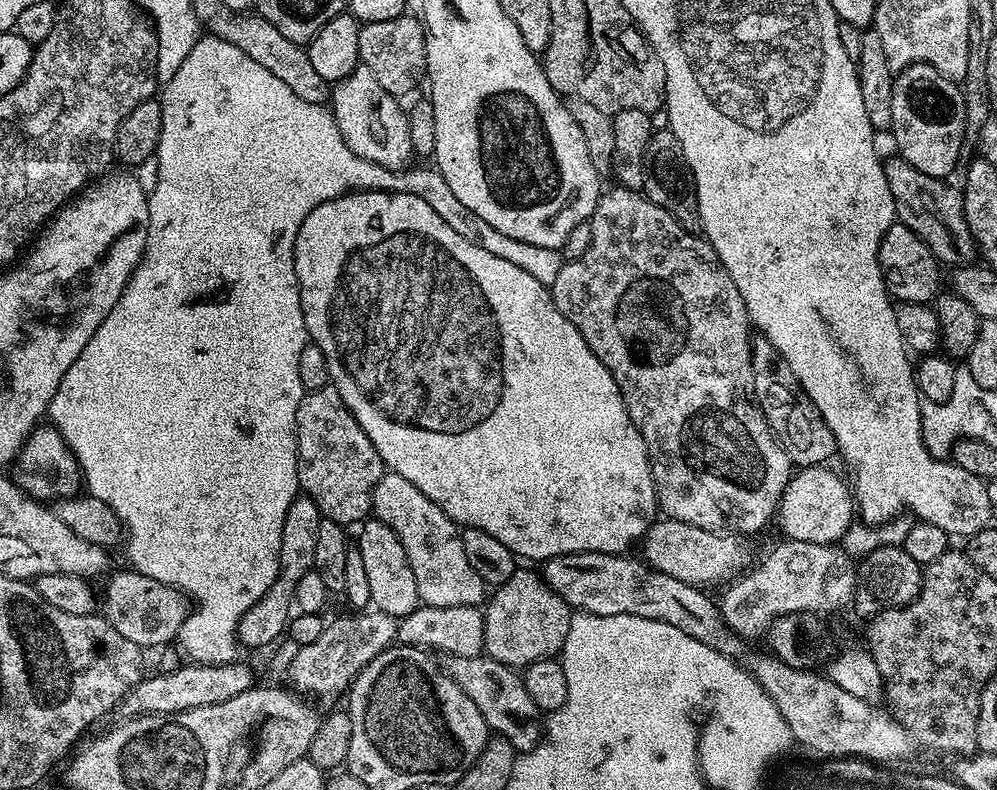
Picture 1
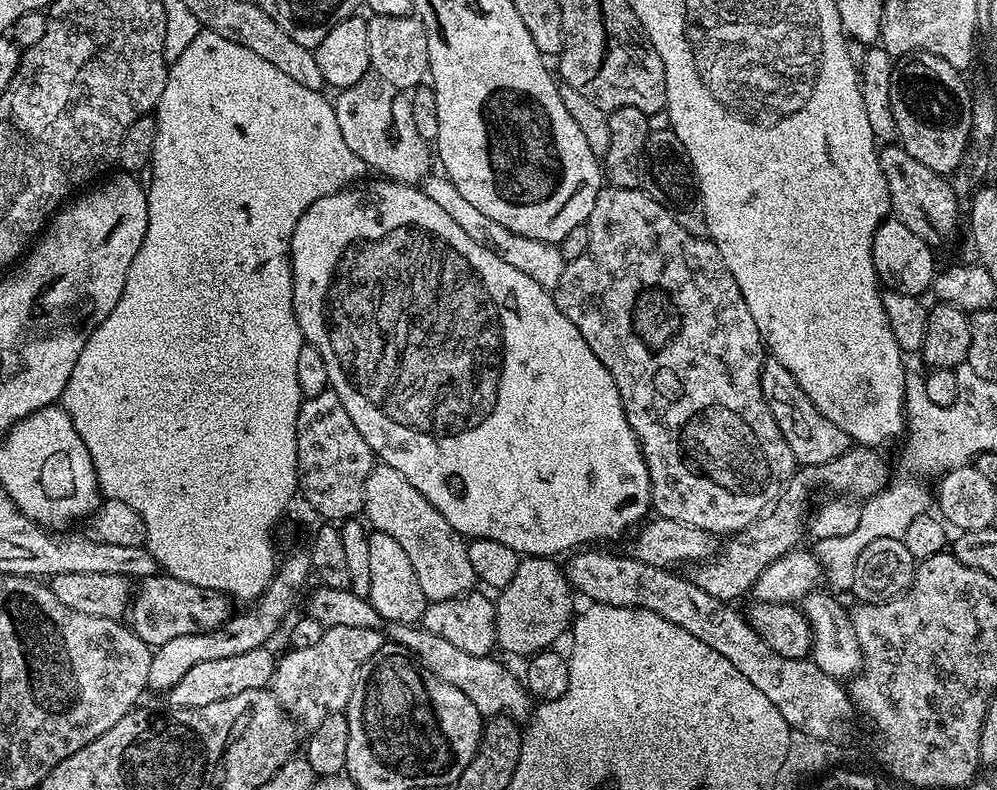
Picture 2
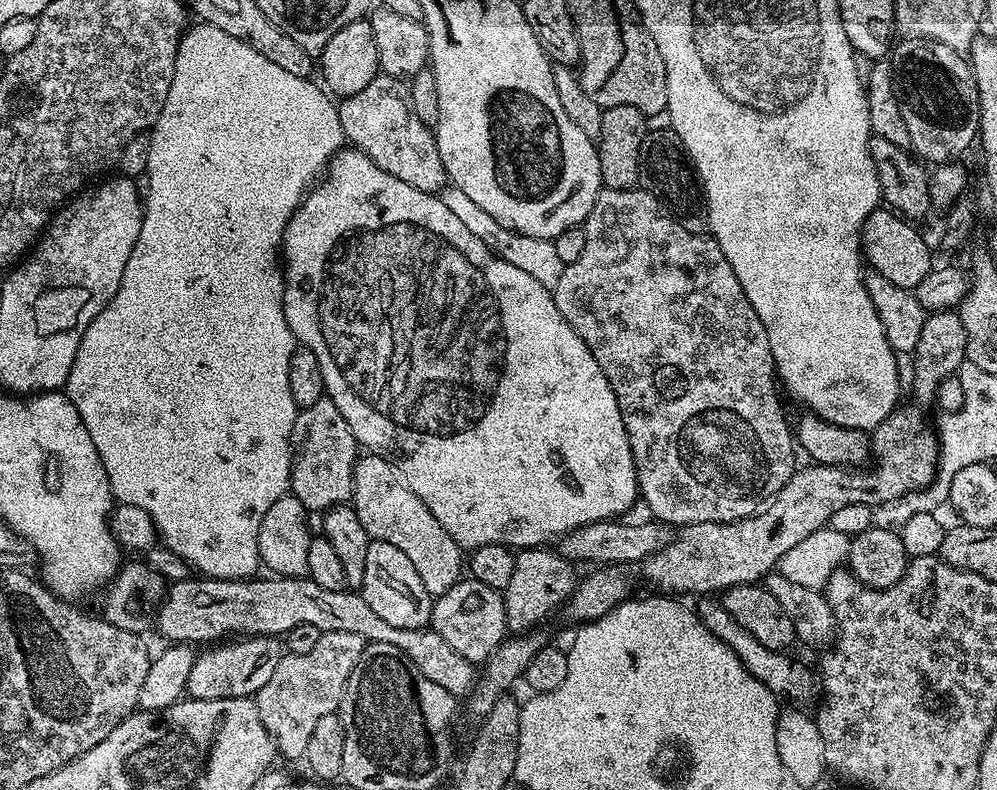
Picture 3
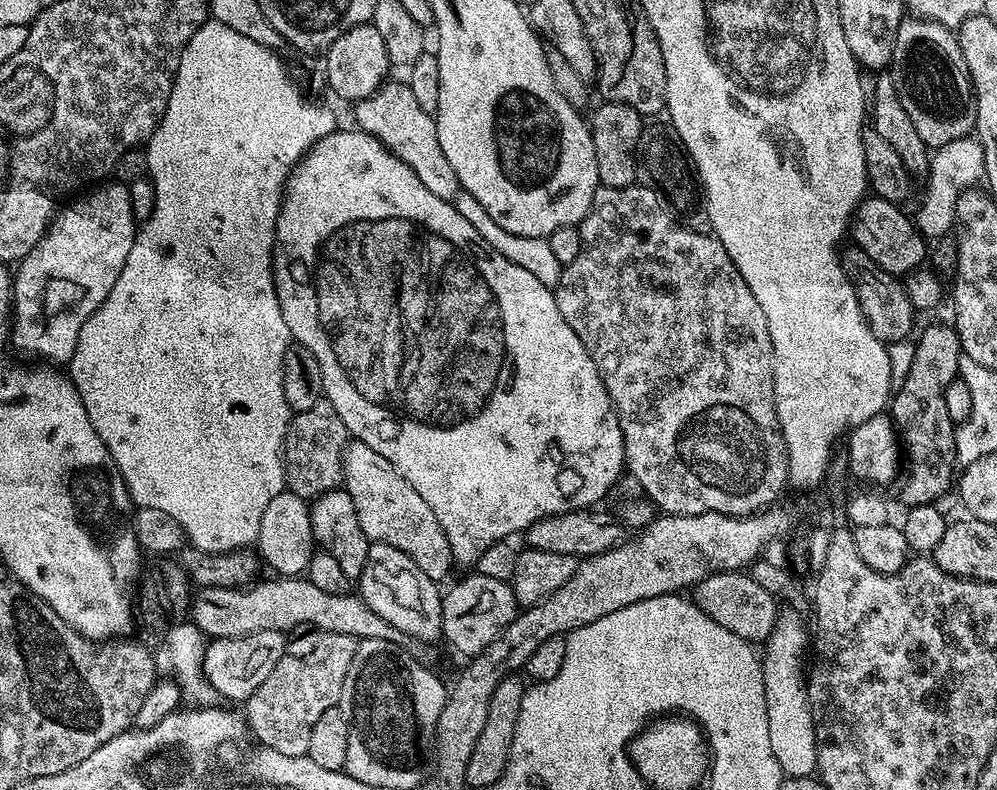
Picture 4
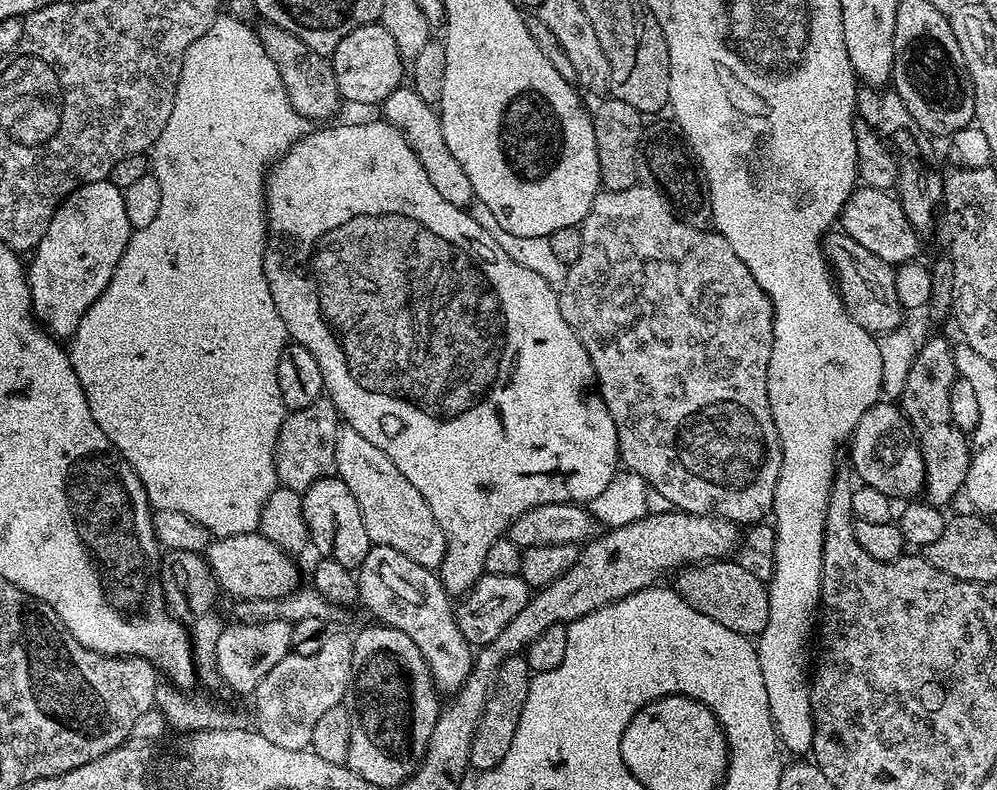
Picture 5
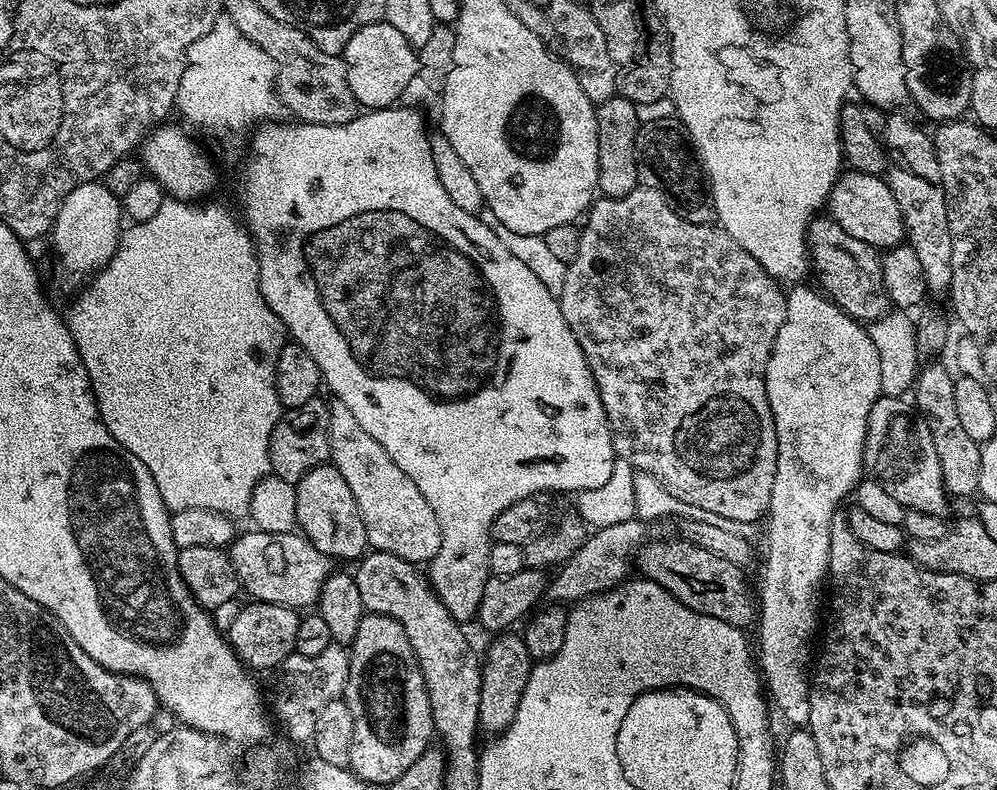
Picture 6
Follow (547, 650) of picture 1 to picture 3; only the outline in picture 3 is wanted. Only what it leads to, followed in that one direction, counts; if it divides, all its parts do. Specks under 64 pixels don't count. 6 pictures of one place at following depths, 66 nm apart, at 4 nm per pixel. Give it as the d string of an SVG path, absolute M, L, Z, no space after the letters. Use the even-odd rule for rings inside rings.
M547 547L524 548L516 552L516 565L514 575L510 582L502 589L504 605L506 606L506 622L508 632L519 634L539 629L540 624L552 611L567 604L568 597L575 590L578 575L574 569L573 561L559 554L551 556Z

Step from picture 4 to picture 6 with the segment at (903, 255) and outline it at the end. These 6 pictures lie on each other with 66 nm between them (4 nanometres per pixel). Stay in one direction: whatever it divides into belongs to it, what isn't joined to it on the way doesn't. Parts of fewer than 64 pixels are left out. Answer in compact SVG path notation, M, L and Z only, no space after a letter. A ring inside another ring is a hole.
M841 171L832 193L828 195L826 212L834 222L838 222L838 226L842 226L842 230L846 230L846 234L866 242L871 248L889 250L905 243L904 219L884 176Z

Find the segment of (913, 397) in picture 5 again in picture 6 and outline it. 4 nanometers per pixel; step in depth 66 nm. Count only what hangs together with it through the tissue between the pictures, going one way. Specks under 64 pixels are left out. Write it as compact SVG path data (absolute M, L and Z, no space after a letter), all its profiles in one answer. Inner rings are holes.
M928 362L916 373L916 383L914 385L914 407L921 413L930 430L930 438L934 440L934 450L938 452L938 462L942 466L942 478L944 479L944 489L948 491L949 497L968 496L978 489L978 470L980 469L981 445L970 434L966 434L966 429L962 427L962 422L958 419L958 410L954 406L954 386L956 385L953 373L948 373L938 362Z

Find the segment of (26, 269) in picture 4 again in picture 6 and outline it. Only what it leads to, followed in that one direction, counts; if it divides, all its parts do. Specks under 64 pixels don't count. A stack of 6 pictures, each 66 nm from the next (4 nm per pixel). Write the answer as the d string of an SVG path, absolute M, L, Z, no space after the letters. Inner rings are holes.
M103 182L80 184L66 194L50 233L52 252L56 255L52 264L52 280L62 291L75 293L110 262L120 245L120 204L121 197L110 194Z

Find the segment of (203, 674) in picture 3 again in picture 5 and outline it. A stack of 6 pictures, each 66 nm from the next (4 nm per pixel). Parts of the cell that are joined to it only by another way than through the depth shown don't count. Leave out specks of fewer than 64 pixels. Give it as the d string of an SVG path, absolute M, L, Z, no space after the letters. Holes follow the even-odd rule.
M257 620L255 622L229 623L219 635L214 667L236 692L255 693L258 682L292 652L290 634L292 624L286 620Z

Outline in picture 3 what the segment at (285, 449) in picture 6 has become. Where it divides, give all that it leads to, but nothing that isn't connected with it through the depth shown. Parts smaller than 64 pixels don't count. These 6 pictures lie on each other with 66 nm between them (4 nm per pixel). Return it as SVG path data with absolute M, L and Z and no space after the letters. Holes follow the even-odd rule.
M325 398L314 402L314 406L306 406L297 411L292 427L290 492L309 513L323 514L329 508L351 501L357 459L358 445L354 434L346 418L342 418L342 410L338 410L332 400Z

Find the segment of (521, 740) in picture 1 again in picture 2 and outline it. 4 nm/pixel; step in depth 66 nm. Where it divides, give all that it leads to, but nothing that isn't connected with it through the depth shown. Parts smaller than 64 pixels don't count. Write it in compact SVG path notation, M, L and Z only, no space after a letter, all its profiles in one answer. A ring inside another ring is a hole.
M388 622L383 625L382 632L391 643L400 645L403 651L411 654L425 672L442 678L442 682L450 682L452 688L462 690L462 694L474 702L481 717L491 718L507 713L513 720L524 722L532 715L534 700L528 695L521 677L517 673L515 676L502 661L495 660L495 655L471 656L466 654L466 650L458 650L458 646L446 642L446 638L430 634L430 630L416 624Z

